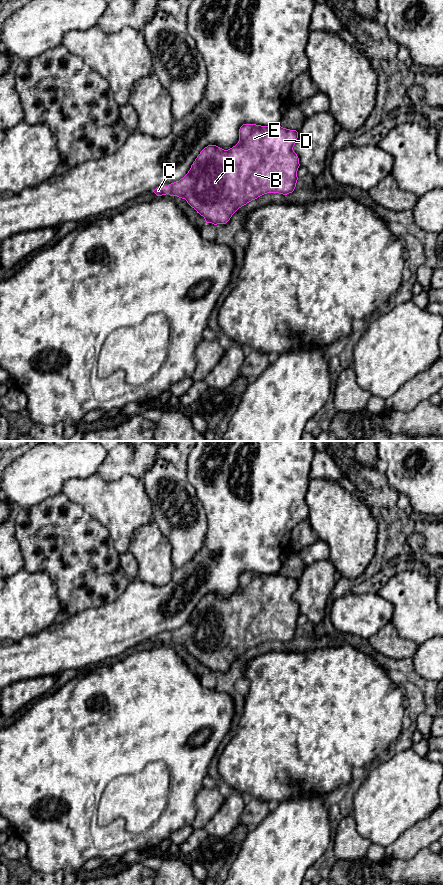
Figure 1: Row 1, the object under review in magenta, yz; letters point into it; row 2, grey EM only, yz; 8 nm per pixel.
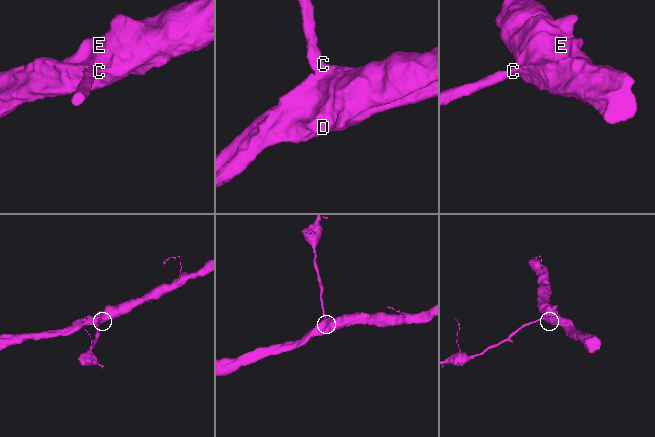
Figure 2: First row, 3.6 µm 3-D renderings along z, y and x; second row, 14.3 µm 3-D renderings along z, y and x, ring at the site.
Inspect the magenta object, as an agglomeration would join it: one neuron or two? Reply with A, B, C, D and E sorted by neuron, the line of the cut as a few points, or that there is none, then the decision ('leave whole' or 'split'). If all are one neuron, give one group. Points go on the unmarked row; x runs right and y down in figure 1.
groups A B C D E; cut none; leave whole

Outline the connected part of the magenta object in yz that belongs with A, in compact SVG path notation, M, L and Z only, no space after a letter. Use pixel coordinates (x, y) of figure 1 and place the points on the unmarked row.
M243 572L238 591L228 598L208 593L179 629L157 635L157 644L169 642L185 647L206 671L226 672L242 654L267 641L292 641L298 628L299 606L293 595L298 580L278 574Z

